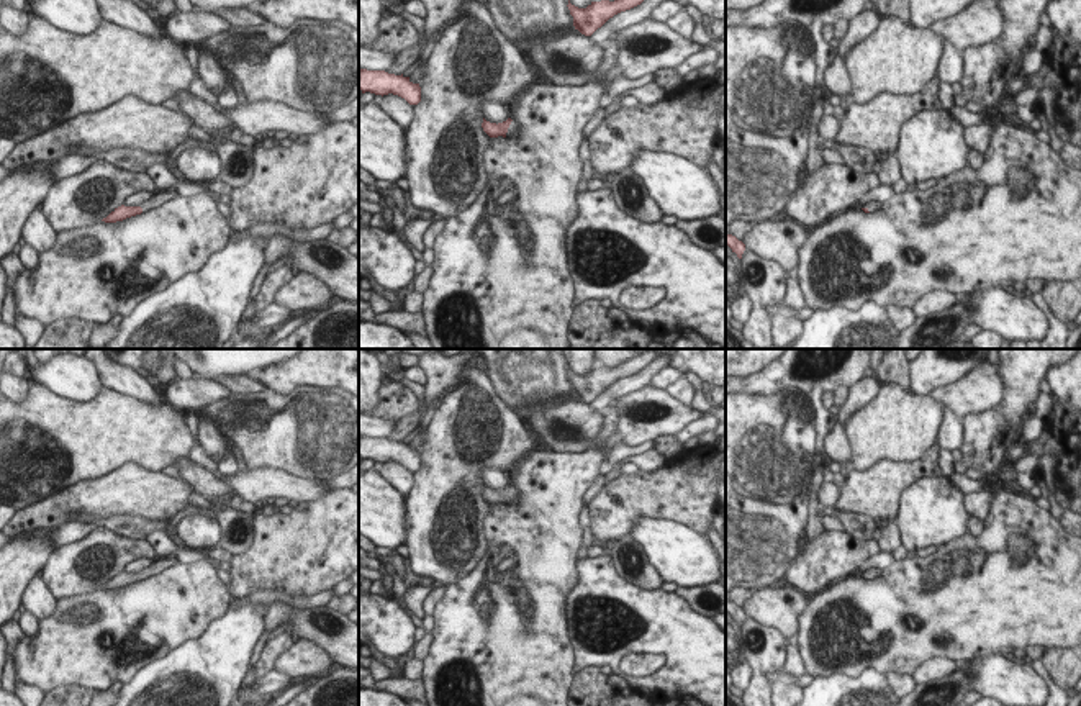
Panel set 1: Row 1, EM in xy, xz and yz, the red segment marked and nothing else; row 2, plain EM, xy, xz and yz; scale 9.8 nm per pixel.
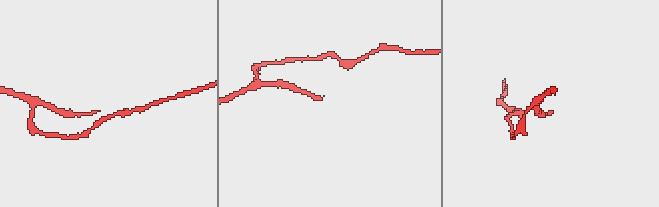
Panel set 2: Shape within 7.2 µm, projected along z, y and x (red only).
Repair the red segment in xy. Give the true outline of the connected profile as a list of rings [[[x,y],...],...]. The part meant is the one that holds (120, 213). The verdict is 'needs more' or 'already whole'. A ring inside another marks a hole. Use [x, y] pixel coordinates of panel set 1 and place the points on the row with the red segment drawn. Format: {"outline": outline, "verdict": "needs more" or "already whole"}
{"outline": [[[169,188],[169,190],[157,190],[152,193],[151,198],[147,198],[146,201],[142,201],[139,206],[118,206],[115,208],[106,218],[103,218],[102,221],[105,223],[116,223],[116,221],[123,221],[126,218],[146,213],[149,210],[154,210],[157,206],[161,206],[162,203],[172,200],[177,197],[177,190],[175,188]]], "verdict": "needs more"}

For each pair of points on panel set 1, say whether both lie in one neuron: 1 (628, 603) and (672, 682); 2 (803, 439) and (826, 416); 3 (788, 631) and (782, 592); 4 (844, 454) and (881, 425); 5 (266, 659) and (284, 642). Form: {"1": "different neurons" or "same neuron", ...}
{"1": "same neuron", "2": "different neurons", "3": "same neuron", "4": "different neurons", "5": "same neuron"}

